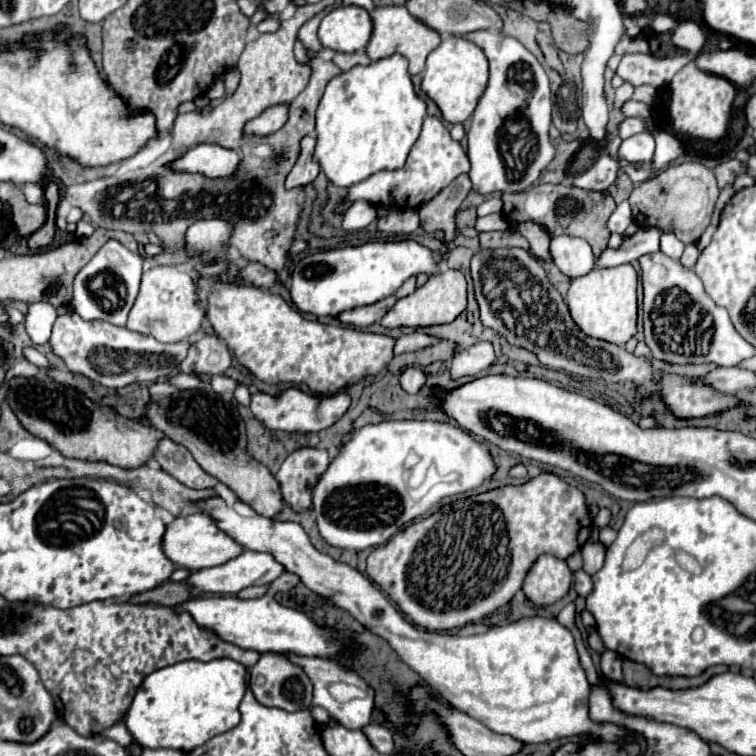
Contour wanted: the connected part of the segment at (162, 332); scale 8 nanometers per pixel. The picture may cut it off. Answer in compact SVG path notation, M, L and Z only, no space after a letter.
M160 265L144 271L140 293L128 317L128 329L150 335L162 343L176 343L192 337L204 319L204 305L198 295L194 277L176 265Z

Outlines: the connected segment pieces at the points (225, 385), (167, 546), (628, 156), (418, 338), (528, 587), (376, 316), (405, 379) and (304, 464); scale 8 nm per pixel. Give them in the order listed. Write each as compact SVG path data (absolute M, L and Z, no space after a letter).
M214 375L214 377L210 379L210 385L212 385L212 389L214 389L216 393L232 393L234 387L236 387L236 383L238 383L238 381L234 381L234 379L226 377L226 375Z
M194 511L190 515L182 515L176 517L168 527L166 527L166 535L164 535L164 553L168 555L168 559L172 563L176 563L178 567L186 567L192 571L198 569L208 569L208 567L216 567L216 565L224 565L226 561L238 557L244 551L244 547L240 543L236 543L230 535L226 535L216 521L202 511Z
M638 133L638 135L632 135L622 141L620 157L630 163L650 161L654 155L654 147L656 147L656 143L654 143L652 133Z
M426 333L404 335L404 337L396 339L396 351L394 351L394 353L398 355L398 353L404 353L404 351L418 351L418 349L424 349L424 347L428 347L428 345L434 345L436 341L440 341L440 339L430 337L430 335L426 335Z
M540 555L530 567L522 591L536 605L552 605L562 599L572 583L572 571L564 559L554 555Z
M388 297L388 299L382 299L380 303L374 303L372 307L358 307L356 311L344 311L338 315L338 319L346 325L368 327L368 325L380 321L394 303L396 303L396 297Z
M408 367L408 369L404 369L400 373L400 385L402 385L402 389L406 393L414 395L426 385L426 375L424 375L424 371L420 367Z
M304 447L290 453L276 475L282 485L284 501L296 511L306 511L312 503L312 489L328 465L330 457L326 449Z

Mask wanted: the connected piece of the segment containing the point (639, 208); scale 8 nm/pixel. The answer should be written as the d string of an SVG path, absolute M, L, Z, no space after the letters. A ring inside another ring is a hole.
M684 161L680 165L670 165L656 177L638 185L630 195L630 205L634 221L640 227L656 227L660 231L672 231L684 245L692 245L700 239L712 221L714 205L720 195L714 171L702 163Z

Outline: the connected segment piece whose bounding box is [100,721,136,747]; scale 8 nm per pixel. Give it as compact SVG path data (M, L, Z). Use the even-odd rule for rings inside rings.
M118 721L116 725L112 725L112 727L104 729L100 735L104 735L106 739L116 741L116 743L118 743L118 745L122 745L122 747L128 747L128 745L134 745L134 743L136 743L136 739L132 737L132 733L126 729L124 721Z

